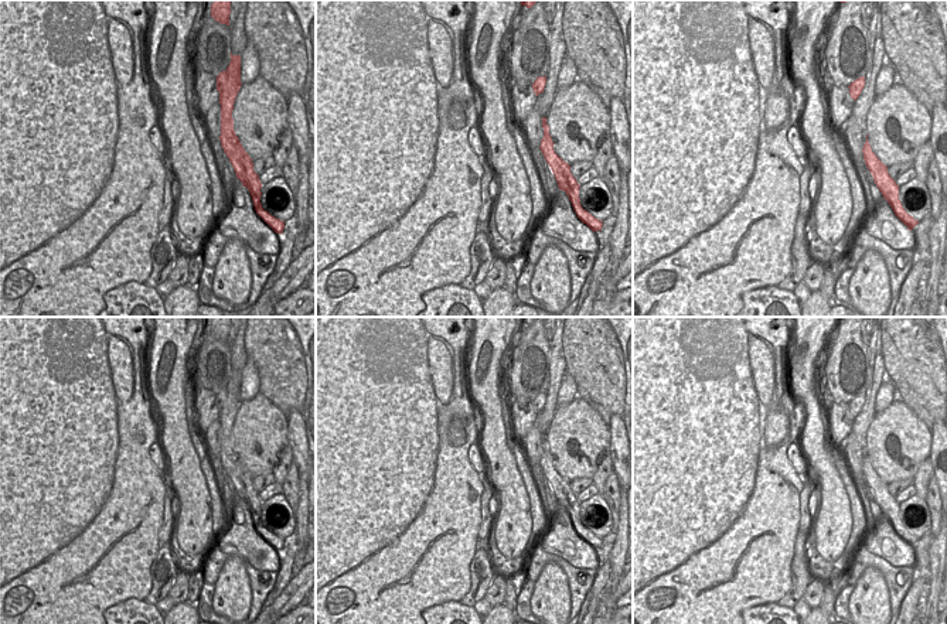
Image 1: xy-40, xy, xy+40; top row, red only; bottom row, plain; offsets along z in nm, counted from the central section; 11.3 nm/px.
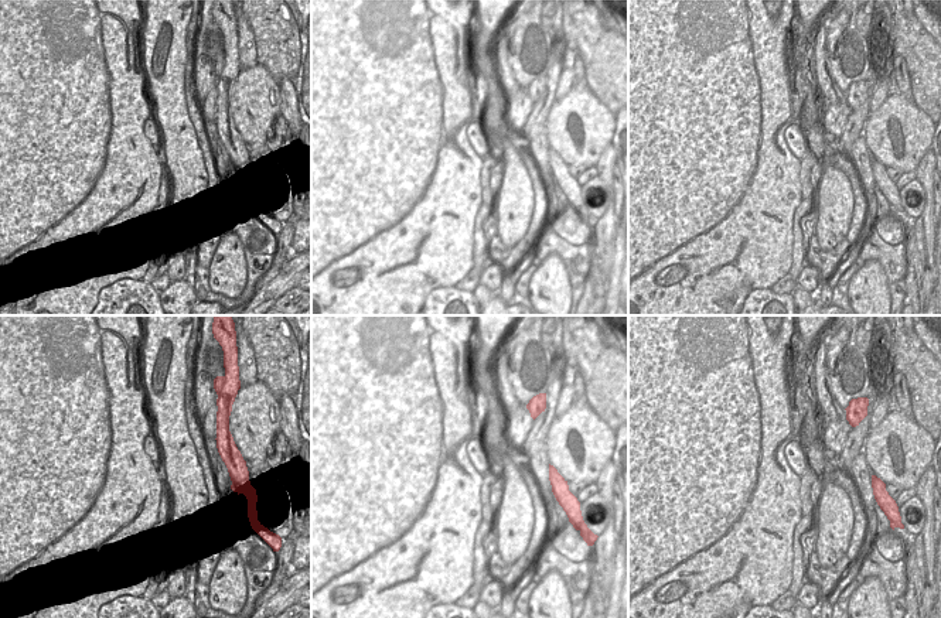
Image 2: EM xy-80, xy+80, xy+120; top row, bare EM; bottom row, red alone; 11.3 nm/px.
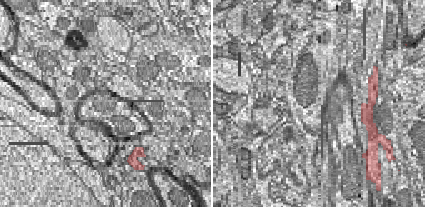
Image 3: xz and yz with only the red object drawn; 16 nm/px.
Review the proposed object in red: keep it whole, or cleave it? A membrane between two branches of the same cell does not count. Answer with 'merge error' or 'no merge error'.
merge error

